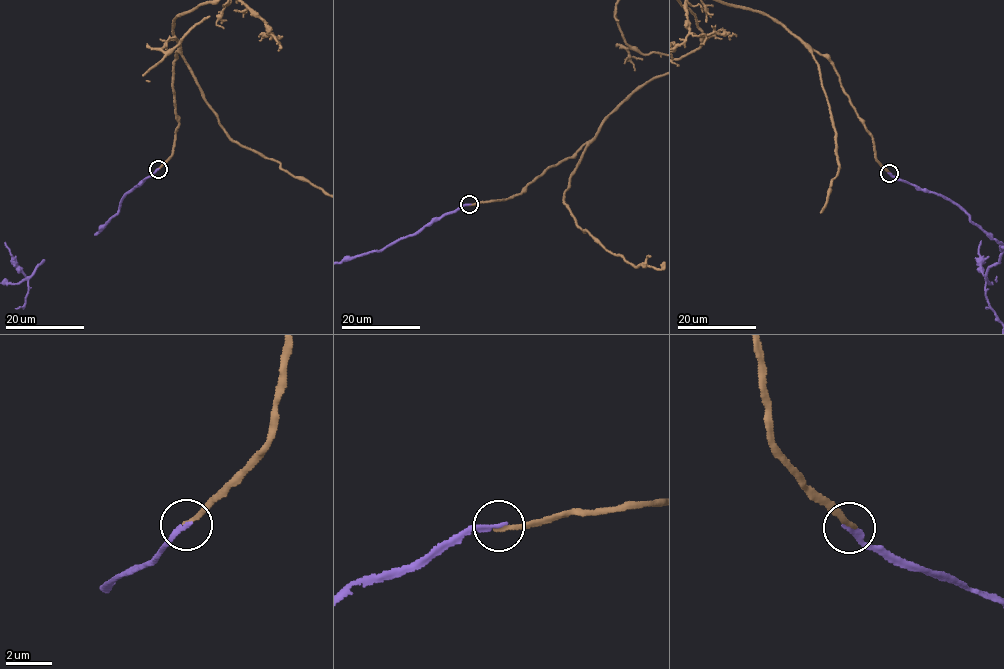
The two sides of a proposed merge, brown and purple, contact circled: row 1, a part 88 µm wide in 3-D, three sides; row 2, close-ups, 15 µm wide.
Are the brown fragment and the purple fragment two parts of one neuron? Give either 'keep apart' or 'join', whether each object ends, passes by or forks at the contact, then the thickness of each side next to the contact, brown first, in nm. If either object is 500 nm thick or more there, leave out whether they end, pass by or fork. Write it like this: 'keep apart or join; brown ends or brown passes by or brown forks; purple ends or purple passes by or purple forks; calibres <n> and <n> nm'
join; brown ends; purple ends; calibres 200 and 220 nm

